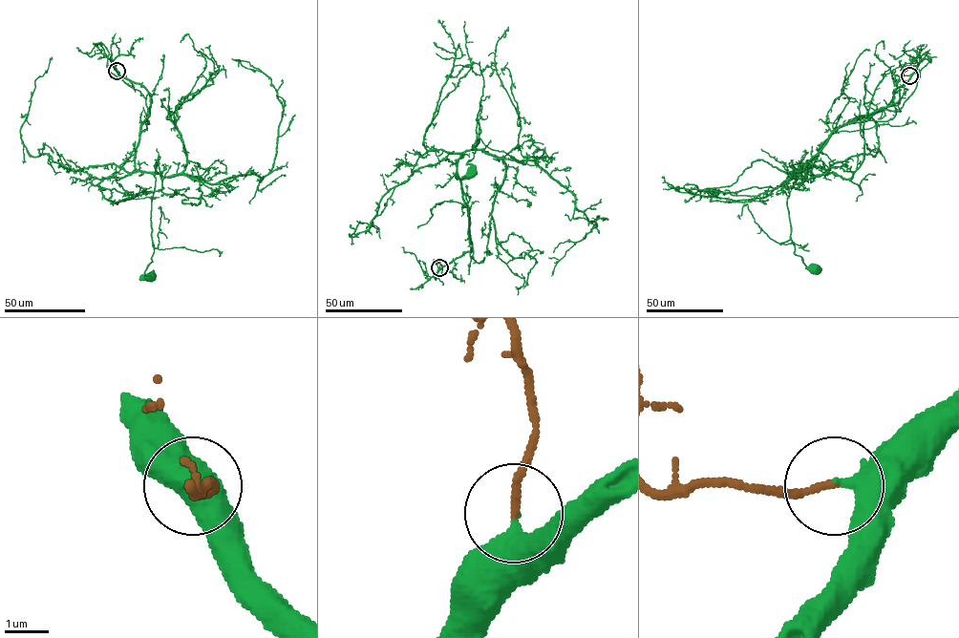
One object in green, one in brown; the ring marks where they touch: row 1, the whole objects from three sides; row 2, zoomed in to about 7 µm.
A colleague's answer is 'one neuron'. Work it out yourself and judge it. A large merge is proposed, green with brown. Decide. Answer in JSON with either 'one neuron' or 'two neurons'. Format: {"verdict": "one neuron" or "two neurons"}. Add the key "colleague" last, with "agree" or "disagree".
{"verdict": "one neuron", "colleague": "agree"}

